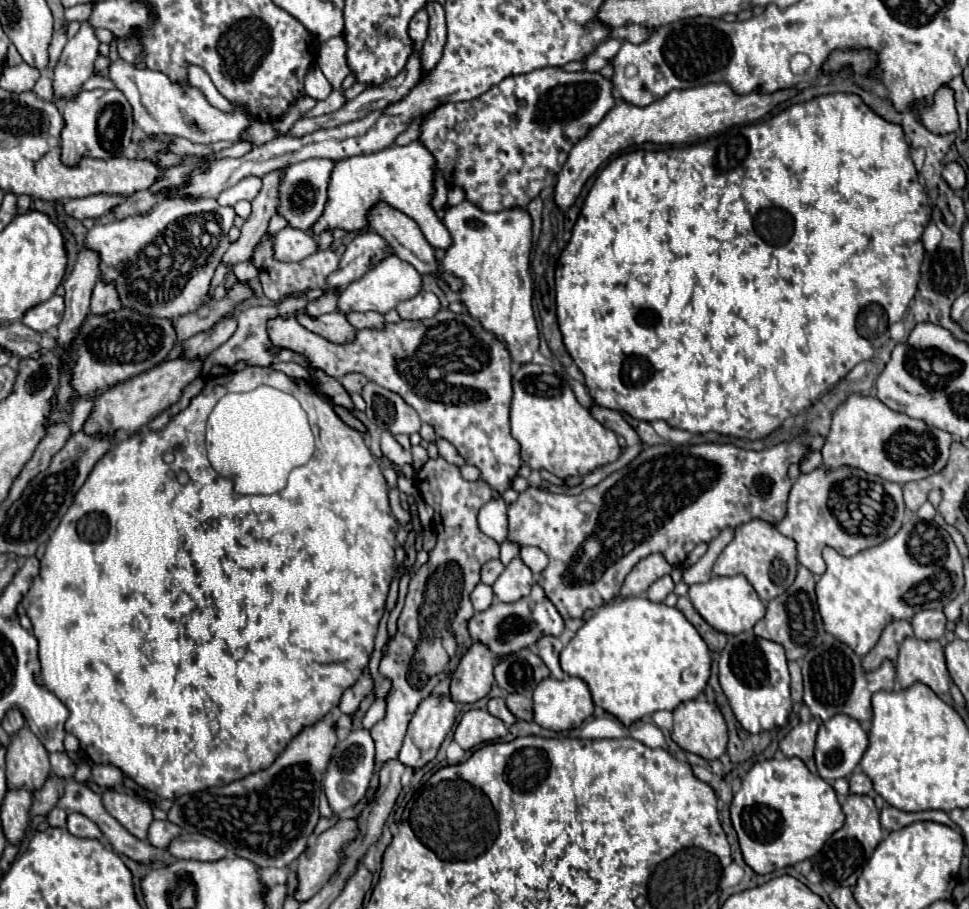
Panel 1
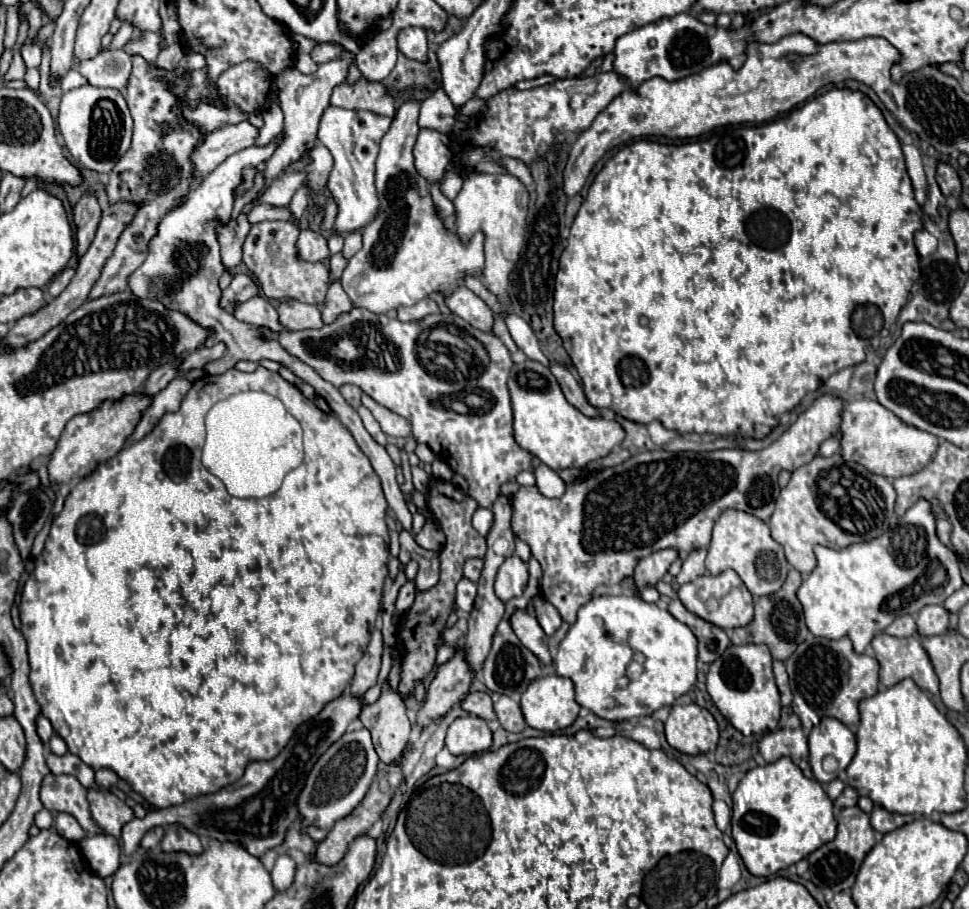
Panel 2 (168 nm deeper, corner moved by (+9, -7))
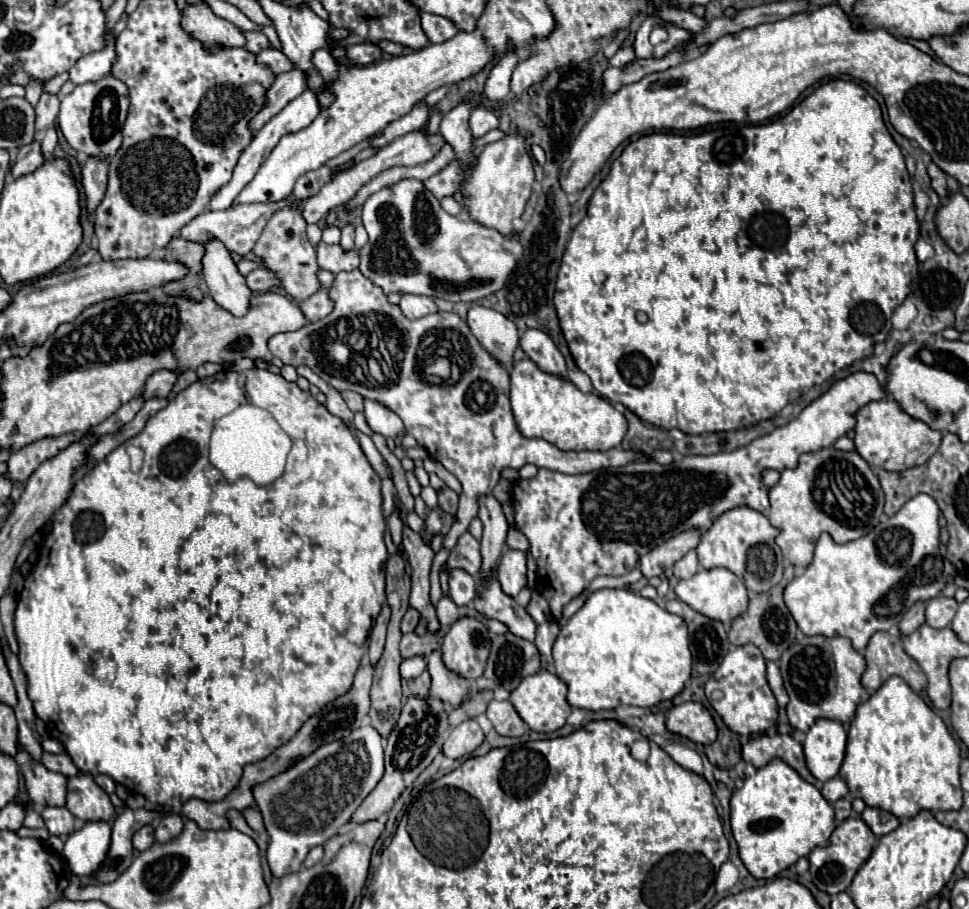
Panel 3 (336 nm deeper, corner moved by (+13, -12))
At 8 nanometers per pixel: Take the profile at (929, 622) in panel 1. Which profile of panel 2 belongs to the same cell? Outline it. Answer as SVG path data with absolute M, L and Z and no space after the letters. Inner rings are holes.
M929 605L917 613L915 621L919 635L943 635L949 629L949 611L943 605Z

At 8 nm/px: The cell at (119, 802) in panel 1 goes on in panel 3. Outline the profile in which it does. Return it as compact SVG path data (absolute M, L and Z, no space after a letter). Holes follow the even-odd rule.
M85 772L69 778L67 810L85 822L113 822L115 818L109 796L95 784L93 776Z

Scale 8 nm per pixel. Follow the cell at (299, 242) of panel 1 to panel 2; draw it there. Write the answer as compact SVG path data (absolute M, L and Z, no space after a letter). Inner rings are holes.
M309 229L301 231L297 239L297 249L299 249L299 255L307 261L325 261L327 257L331 257L327 239L321 233L315 233Z

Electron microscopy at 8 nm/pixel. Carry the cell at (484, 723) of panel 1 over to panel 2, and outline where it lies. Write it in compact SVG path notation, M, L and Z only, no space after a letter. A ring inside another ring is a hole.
M459 717L449 725L445 745L453 755L483 753L491 747L491 729L481 717Z

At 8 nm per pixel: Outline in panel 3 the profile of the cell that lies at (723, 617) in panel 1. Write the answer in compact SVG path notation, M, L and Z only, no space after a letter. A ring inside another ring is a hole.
M725 568L699 570L693 578L679 580L675 586L675 594L681 602L689 604L695 612L699 612L711 620L719 620L723 624L731 624L737 616L741 616L747 610L747 604L749 604L747 588L743 586L743 580Z

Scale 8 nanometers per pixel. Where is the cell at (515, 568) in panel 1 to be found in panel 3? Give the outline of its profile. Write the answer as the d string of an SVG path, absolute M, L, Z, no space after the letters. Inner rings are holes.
M505 550L501 554L499 566L497 566L497 580L507 596L515 598L521 592L521 588L525 588L525 584L527 584L525 574L527 574L525 552Z

